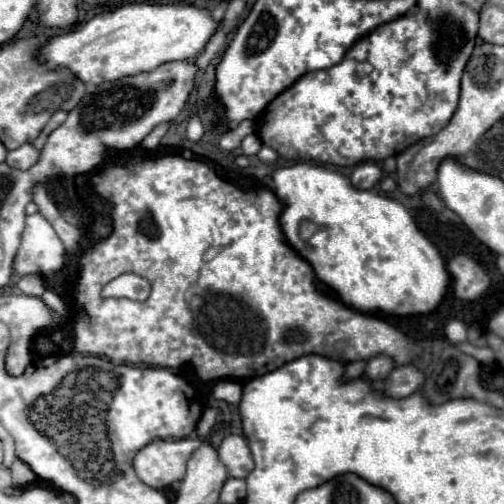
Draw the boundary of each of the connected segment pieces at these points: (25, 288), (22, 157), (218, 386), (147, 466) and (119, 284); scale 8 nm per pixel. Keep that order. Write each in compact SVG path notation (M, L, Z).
M25 276L19 280L17 288L27 294L27 296L43 296L45 292L45 282L41 276Z
M25 142L19 148L11 150L7 154L7 160L5 162L9 166L17 166L19 170L27 170L29 166L33 166L33 162L37 162L37 158L39 158L39 150L31 142Z
M225 379L218 381L213 388L213 396L230 404L238 405L242 398L243 387L235 381Z
M199 438L183 440L153 440L141 448L133 460L137 476L151 488L167 488L181 482L185 476L185 462L197 448Z
M121 274L113 282L109 282L101 292L103 298L129 298L137 302L147 300L149 294L151 294L149 282L137 274Z

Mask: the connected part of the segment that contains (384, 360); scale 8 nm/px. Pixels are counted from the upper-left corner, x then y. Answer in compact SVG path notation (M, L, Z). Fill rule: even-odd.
M375 356L375 358L371 358L367 362L363 378L365 380L383 380L393 368L395 368L395 364L393 364L391 358L387 358L387 356Z

